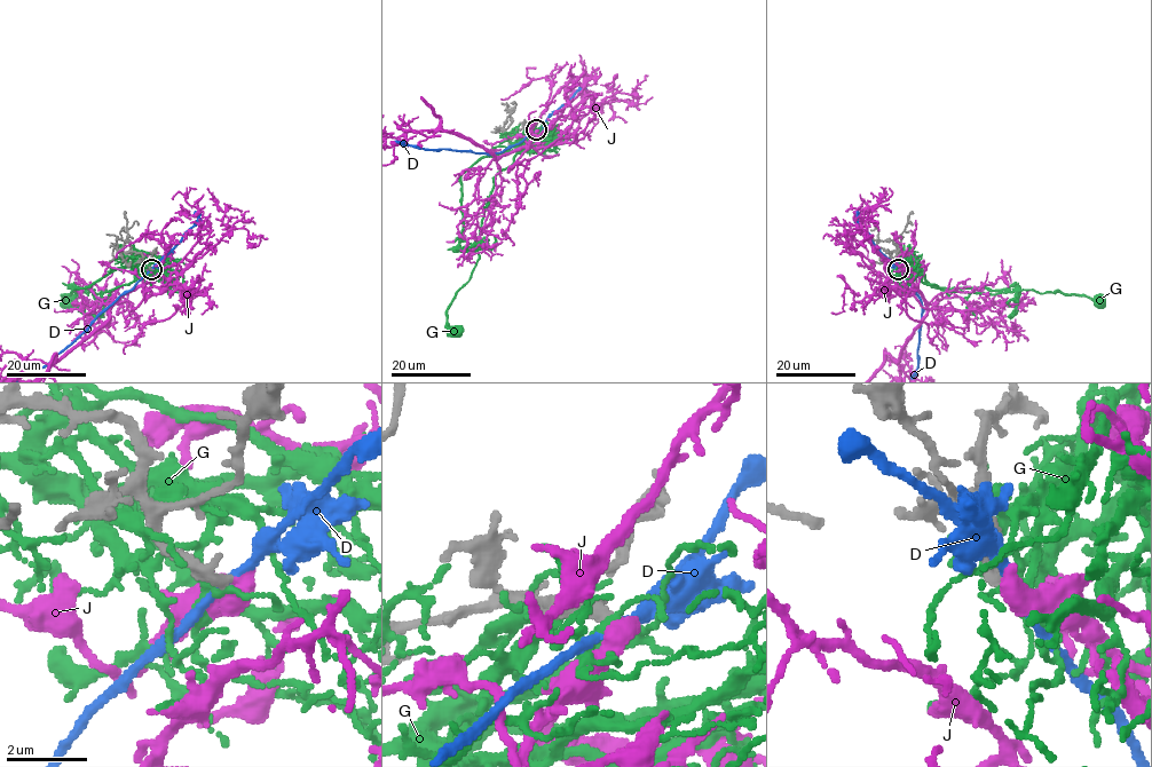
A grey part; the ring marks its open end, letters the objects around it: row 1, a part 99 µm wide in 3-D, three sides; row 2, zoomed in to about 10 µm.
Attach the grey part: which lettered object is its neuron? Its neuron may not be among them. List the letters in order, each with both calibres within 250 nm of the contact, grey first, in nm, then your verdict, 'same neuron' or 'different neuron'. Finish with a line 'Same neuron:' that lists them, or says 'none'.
D: calibres 360 and 220 nm; different neuron
G: calibres 360 and 130 nm; different neuron
J: calibres 360 and 500 nm; same neuron
Same neuron: J

